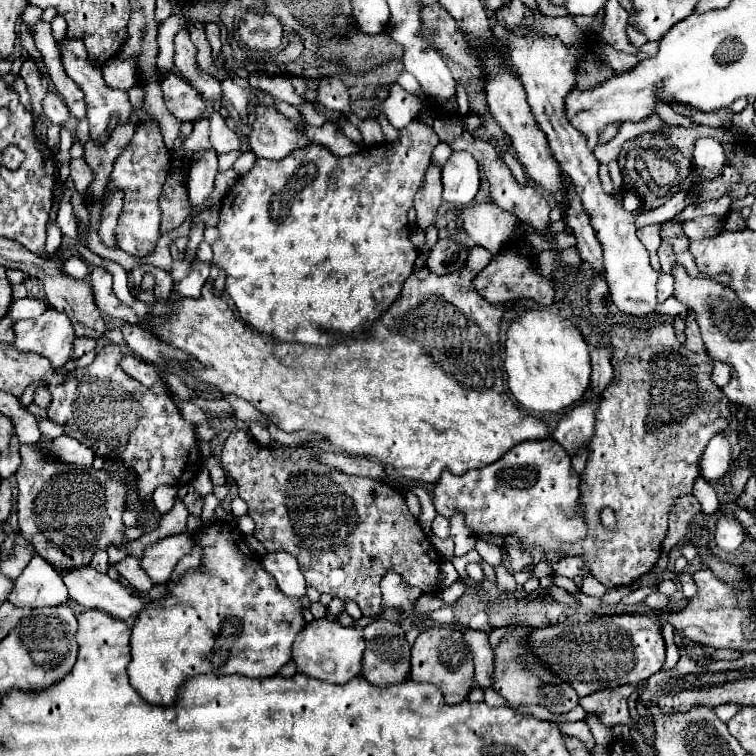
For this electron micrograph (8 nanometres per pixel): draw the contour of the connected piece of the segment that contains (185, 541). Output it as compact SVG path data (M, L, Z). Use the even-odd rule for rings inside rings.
M187 533L165 537L159 543L145 549L145 559L141 559L143 569L147 569L147 575L155 583L165 583L171 575L171 571L167 569L173 569L181 557L191 553L191 549L193 549L193 539Z

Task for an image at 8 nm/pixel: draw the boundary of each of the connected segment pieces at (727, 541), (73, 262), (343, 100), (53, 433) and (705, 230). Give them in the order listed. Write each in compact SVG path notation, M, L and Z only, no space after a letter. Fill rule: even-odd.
M721 515L717 525L715 525L715 541L719 547L733 551L743 543L743 527L737 519L733 519L731 515Z
M76 256L65 259L62 269L65 273L76 279L84 279L89 274L88 264Z
M337 75L321 79L321 83L317 85L317 99L325 109L331 109L331 111L343 113L343 115L349 113L349 117L351 117L349 89Z
M49 419L39 421L39 427L41 427L41 433L45 433L45 435L51 437L51 439L55 439L55 437L59 437L59 435L65 435L65 433L63 433L63 427L57 425L55 421L49 421Z
M697 217L693 221L683 223L683 233L689 239L703 239L719 233L723 229L723 217Z

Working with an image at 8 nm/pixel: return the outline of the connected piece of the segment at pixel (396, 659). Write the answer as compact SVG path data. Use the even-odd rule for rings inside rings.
M373 619L365 629L365 651L363 651L363 677L371 685L391 685L391 683L401 683L407 679L407 661L409 661L409 649L411 645L405 641L405 633L399 625L387 621L387 619Z

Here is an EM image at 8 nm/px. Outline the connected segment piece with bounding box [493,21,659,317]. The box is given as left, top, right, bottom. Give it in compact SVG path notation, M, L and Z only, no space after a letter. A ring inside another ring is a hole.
M501 21L495 23L493 35L497 39L503 39L507 43L507 51L511 57L511 63L515 67L515 73L523 81L523 87L527 91L527 103L531 107L531 113L535 115L541 131L547 135L553 157L561 165L561 169L571 177L575 191L579 193L585 211L591 217L591 227L595 229L595 235L603 247L603 259L605 259L605 281L609 285L609 293L613 303L619 307L619 311L635 317L645 317L647 313L655 311L657 307L657 279L659 273L649 265L649 253L643 247L643 243L637 239L635 231L635 219L645 213L645 207L639 207L635 213L629 213L623 209L623 205L613 197L607 195L601 187L601 181L597 177L599 163L591 149L587 149L583 135L575 133L571 129L571 123L567 117L563 117L563 97L569 93L569 89L575 85L577 77L577 61L569 53L567 47L557 37L517 37L511 33L507 25Z

